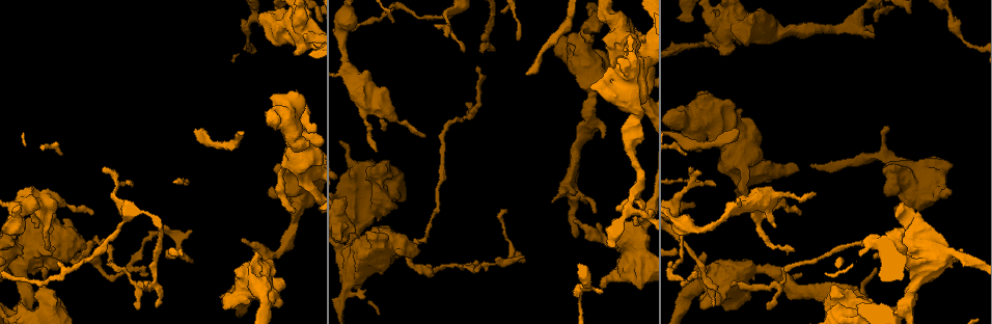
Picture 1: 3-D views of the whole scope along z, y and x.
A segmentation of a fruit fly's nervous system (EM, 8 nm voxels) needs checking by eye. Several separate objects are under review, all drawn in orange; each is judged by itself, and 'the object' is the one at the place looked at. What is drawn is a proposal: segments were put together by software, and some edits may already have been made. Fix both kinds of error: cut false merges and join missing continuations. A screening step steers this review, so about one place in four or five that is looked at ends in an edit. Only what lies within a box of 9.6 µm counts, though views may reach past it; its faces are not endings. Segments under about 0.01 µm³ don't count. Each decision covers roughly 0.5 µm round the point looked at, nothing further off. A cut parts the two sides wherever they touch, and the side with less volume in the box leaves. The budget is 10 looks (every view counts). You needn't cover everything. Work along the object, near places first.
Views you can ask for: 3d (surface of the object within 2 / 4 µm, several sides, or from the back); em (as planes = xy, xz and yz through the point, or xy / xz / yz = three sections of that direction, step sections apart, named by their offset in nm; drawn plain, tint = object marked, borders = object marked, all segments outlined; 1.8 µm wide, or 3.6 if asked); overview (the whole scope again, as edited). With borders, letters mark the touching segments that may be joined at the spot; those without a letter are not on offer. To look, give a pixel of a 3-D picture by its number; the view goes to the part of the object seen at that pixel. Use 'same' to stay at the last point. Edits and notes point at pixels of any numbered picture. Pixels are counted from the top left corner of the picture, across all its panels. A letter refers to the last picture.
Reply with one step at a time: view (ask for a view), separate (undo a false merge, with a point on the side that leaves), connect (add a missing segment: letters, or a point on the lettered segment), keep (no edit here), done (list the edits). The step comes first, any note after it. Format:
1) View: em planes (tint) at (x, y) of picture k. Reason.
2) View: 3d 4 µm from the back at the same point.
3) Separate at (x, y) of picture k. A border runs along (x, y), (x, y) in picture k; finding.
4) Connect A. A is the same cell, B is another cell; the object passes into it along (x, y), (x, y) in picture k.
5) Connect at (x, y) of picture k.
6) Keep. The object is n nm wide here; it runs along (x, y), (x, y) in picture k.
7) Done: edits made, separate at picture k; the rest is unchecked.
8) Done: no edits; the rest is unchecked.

View: em 3.6 µm yz step 4 (borders) at (757, 130) of picture 1. Thick end.

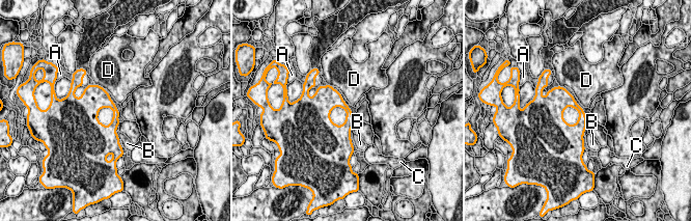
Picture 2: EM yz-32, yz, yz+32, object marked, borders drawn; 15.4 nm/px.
View: em 3.6 µm planes (borders) at the same point. Another direction.

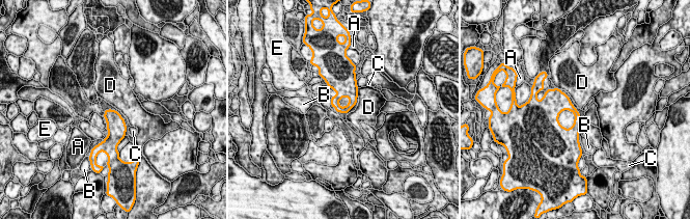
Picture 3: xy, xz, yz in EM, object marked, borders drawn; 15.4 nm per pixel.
Keep. The longest contact is with D, 130 nm; A, B, C, D and E are other cells; a border runs along (357, 88), (358, 96) in picture 3; none of them fits.

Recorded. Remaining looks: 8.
View: 3d 2 µm at (527, 73) of picture 1. Branch stops here.

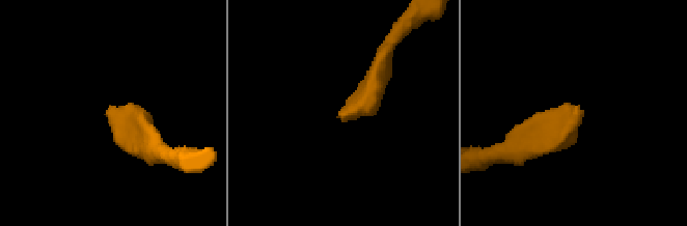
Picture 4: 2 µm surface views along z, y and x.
View: em 3.6 µm planes (borders) at (114, 108) of picture 4.

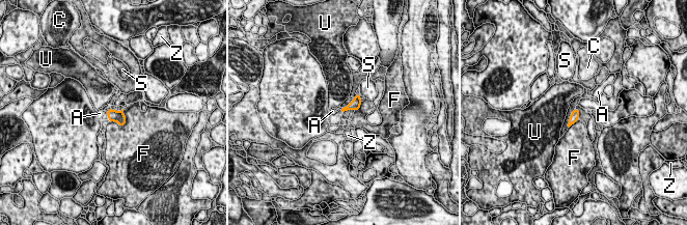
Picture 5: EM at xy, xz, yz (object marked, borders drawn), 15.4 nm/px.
Connect C. The longest contact is with F, 320 nm; C is the same cell, A, F, S, U and Z are other cells; the object passes into it along (355, 104), (341, 111), (334, 119) in picture 5; it goes on there.

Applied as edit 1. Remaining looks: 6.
View: overview.

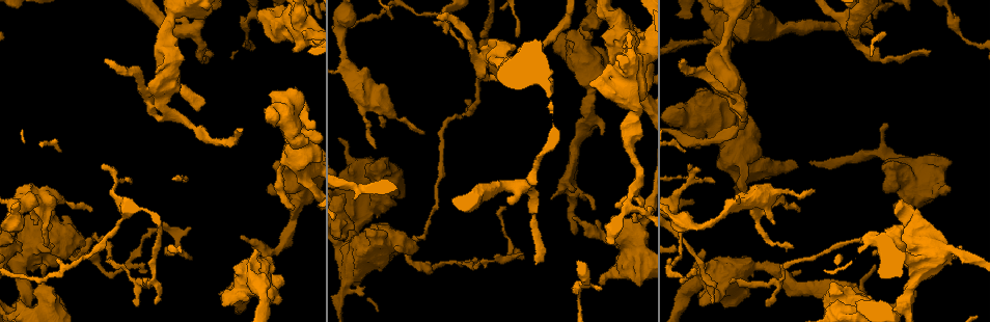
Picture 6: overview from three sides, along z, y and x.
View: em xy step 16 (tint) at (303, 32) of picture 6. Branch stops here.

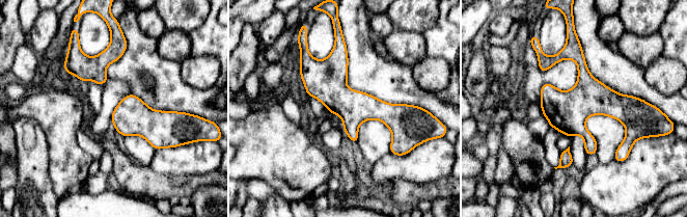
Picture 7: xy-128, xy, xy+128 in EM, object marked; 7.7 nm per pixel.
View: em planes (borders) at the same point. Cut it another way.

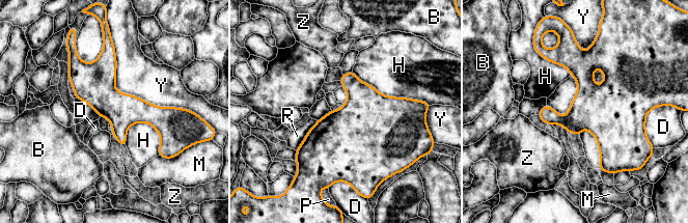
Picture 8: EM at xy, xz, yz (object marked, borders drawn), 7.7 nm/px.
Keep. The longest contact is with Y, 800 nm; B, D, H, M, P, R, Y and Z are other cells; it runs along (108, 50), (108, 89), (164, 129), (161, 151) in picture 8; none of them fits.

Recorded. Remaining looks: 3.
View: em planes (tint) at (535, 265) of picture 6.

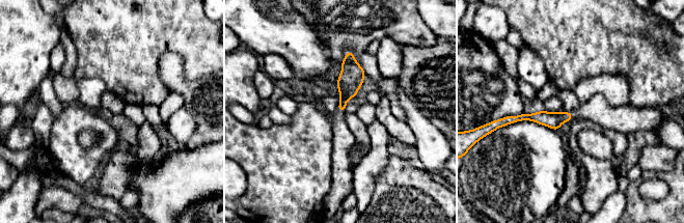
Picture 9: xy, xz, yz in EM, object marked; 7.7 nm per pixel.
View: em planes (borders) at the same point.

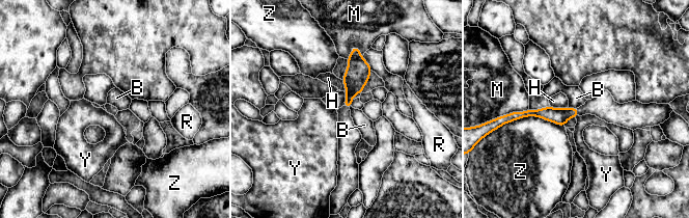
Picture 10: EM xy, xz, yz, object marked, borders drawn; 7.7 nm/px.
Keep. The longest contact is with Z, 440 nm; B, H, M, R, Y and Z are other cells; a border runs along (569, 107), (576, 108) in picture 10; none of them fits.

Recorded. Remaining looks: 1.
Done: edits made, connect at picture 5; the rest is unchecked.

